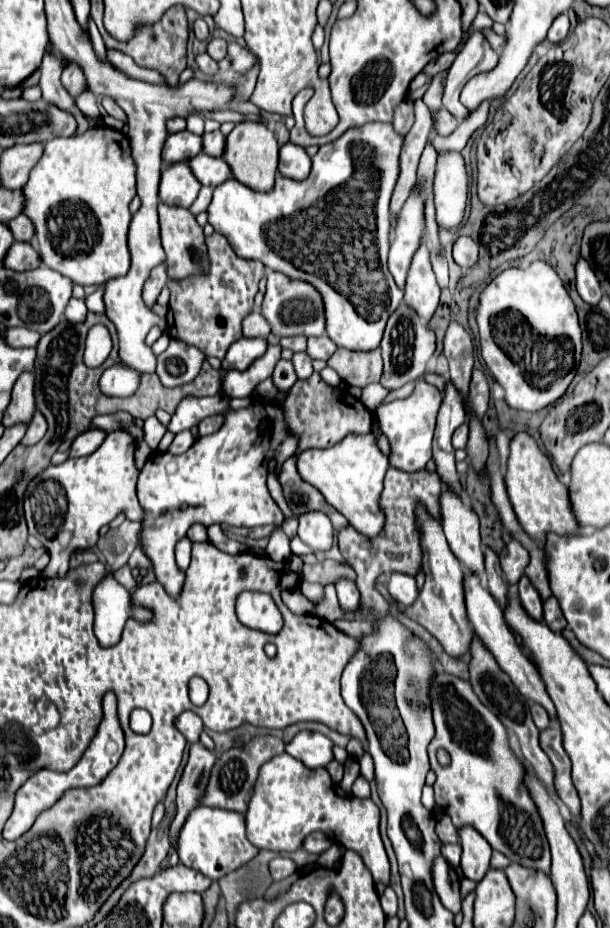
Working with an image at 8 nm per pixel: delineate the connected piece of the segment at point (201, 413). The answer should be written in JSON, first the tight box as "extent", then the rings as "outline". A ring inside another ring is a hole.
{"extent":[166,394,230,434],"outline":[[[224,394],[212,396],[212,398],[188,396],[178,404],[166,430],[172,434],[178,434],[182,430],[190,430],[192,426],[196,426],[198,422],[202,422],[204,418],[208,418],[212,414],[228,414],[228,412],[230,412],[230,398]]]}

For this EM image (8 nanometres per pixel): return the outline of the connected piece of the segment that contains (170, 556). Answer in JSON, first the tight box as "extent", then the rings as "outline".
{"extent":[138,404,298,596],"outline":[[[252,404],[242,410],[234,410],[226,416],[224,428],[210,436],[200,436],[196,442],[180,456],[172,456],[168,452],[160,454],[154,452],[148,462],[144,464],[140,476],[138,476],[138,502],[144,510],[142,530],[138,534],[138,542],[142,546],[142,552],[150,558],[156,582],[164,586],[164,590],[170,596],[178,596],[184,584],[184,572],[178,570],[174,560],[174,546],[178,540],[182,540],[188,532],[188,528],[194,522],[202,522],[204,526],[210,524],[230,524],[230,526],[268,526],[278,524],[278,520],[284,520],[284,514],[272,500],[268,488],[266,488],[266,460],[276,458],[278,470],[280,464],[292,456],[292,452],[298,450],[298,442],[294,436],[288,436],[286,424],[282,418],[282,408],[278,404]]]}

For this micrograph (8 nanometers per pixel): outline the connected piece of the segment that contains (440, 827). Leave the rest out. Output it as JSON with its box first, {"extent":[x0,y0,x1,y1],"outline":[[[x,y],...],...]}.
{"extent":[435,813,459,842],"outline":[[[446,813],[437,818],[435,831],[442,842],[454,842],[459,839],[458,830],[454,828],[451,818]]]}

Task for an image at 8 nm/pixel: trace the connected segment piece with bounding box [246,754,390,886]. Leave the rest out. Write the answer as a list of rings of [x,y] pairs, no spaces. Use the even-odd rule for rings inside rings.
[[[278,754],[272,760],[264,762],[254,784],[254,794],[246,810],[246,836],[256,848],[266,848],[274,852],[294,852],[302,848],[302,840],[310,832],[324,832],[334,842],[340,842],[344,848],[360,854],[364,864],[370,868],[376,882],[388,886],[390,882],[390,864],[382,838],[378,832],[378,822],[354,820],[352,814],[344,814],[344,804],[350,796],[352,782],[360,776],[358,760],[348,758],[344,762],[344,778],[335,788],[326,768],[310,770],[300,760],[290,754]],[[284,832],[284,834],[280,834]]]

